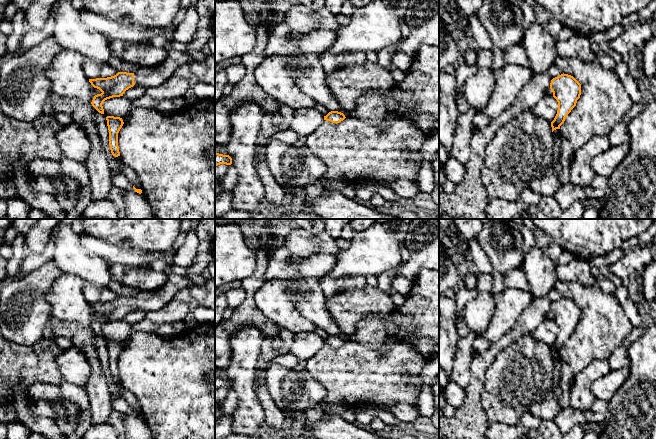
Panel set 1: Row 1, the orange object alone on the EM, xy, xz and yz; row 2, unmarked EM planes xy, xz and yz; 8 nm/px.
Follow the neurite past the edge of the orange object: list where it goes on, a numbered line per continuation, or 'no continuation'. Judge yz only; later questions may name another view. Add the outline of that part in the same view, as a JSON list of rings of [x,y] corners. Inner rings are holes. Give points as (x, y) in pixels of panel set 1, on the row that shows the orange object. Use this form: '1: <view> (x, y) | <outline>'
no continuation

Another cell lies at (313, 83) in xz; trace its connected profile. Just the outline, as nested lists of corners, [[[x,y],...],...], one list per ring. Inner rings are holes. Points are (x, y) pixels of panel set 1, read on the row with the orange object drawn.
[[[315,53],[306,54],[306,66],[311,69],[299,81],[302,91],[312,97],[316,104],[324,106],[329,112],[338,111],[349,117],[350,112],[343,110],[340,104],[334,99],[331,91],[325,82],[324,71],[319,64],[320,56]]]

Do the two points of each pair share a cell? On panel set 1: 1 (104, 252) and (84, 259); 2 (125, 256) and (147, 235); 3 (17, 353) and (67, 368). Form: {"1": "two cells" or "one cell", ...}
{"1": "two cells", "2": "two cells", "3": "two cells"}

